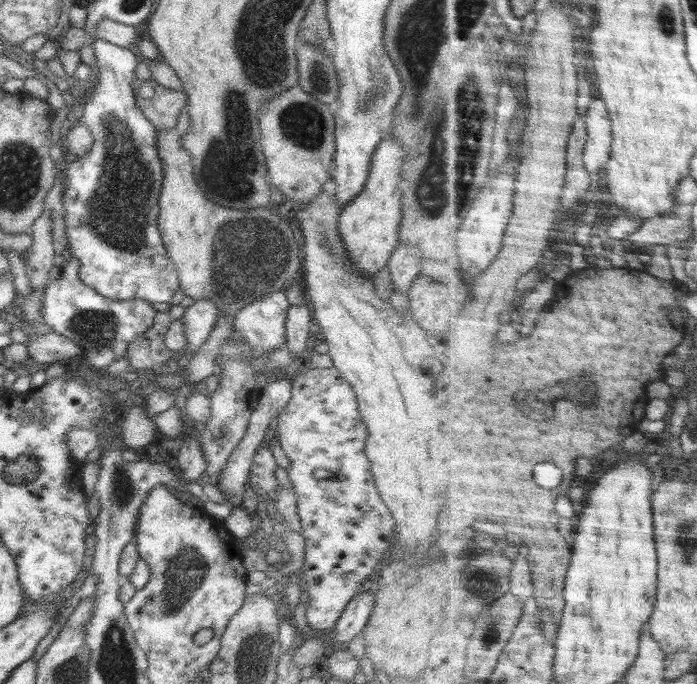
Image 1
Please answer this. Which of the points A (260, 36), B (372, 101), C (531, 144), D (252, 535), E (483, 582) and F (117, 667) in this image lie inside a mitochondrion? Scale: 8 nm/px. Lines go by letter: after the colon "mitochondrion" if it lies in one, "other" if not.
A: mitochondrion
B: mitochondrion
C: other
D: other
E: mitochondrion
F: mitochondrion

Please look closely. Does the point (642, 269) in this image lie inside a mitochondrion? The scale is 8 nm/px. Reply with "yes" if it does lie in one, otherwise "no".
no

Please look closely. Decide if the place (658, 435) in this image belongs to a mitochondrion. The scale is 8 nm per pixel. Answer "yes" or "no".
no

